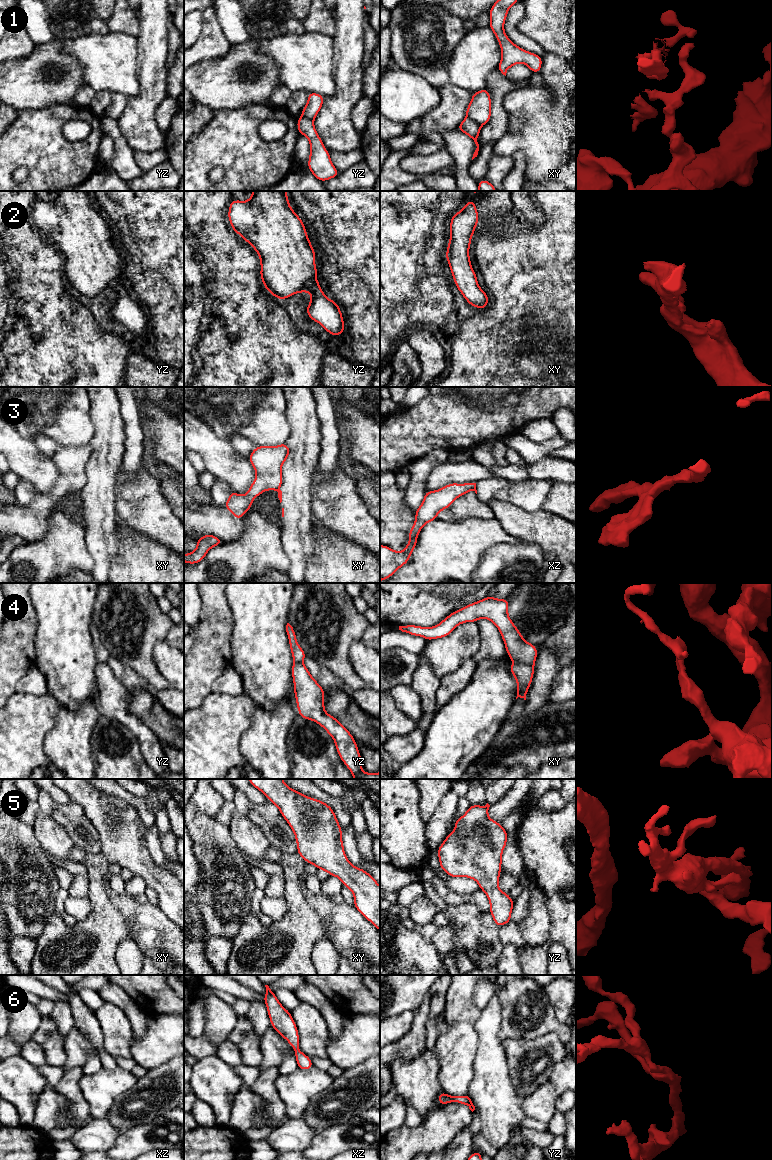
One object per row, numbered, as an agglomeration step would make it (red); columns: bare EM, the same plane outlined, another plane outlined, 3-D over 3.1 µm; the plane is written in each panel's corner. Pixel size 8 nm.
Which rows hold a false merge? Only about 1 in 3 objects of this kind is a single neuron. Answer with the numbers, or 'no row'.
1, 3, 4

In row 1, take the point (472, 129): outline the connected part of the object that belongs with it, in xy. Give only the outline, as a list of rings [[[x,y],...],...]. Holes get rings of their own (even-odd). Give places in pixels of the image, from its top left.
[[[466,117],[457,127],[458,130],[467,134],[471,139],[474,140],[477,148],[473,154],[472,160],[477,157],[479,151],[479,144],[477,142],[480,134],[481,126],[471,120],[470,118]]]

